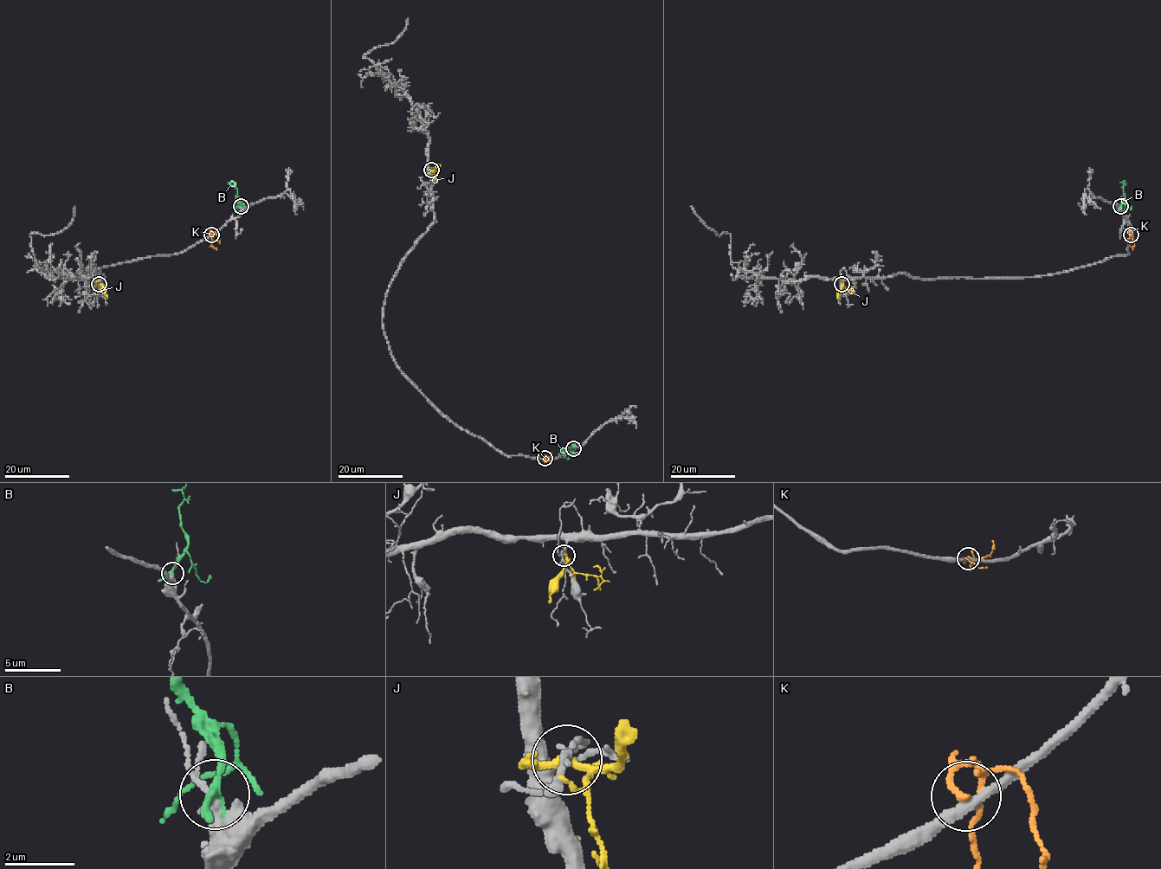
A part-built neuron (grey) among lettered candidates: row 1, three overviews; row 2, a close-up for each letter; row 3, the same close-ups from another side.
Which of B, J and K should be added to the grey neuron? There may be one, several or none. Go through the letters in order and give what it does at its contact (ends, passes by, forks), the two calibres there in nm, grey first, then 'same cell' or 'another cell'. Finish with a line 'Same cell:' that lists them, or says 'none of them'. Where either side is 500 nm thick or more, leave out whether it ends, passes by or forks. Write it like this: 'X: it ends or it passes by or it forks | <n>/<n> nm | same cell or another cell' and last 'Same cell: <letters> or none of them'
B: it passes by | 320/200 nm | another cell
J: it forks | 200/180 nm | another cell
K: it passes by | 300/120 nm | another cell
Same cell: none of them

